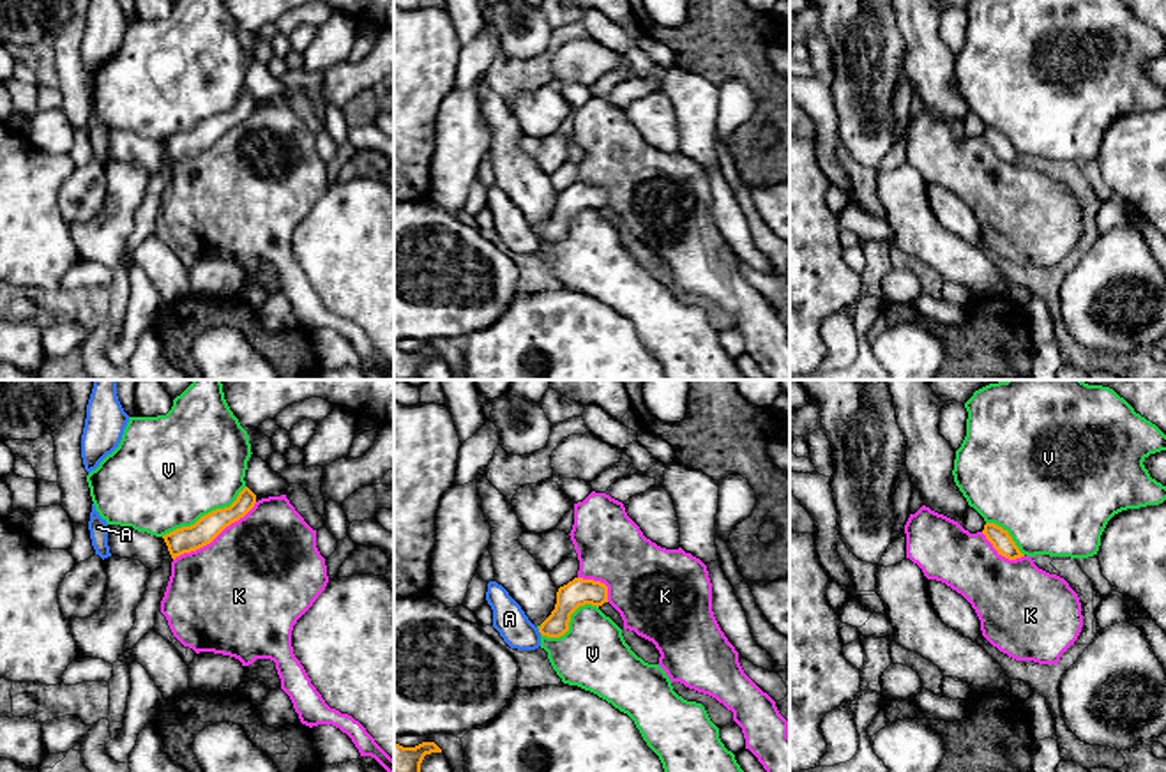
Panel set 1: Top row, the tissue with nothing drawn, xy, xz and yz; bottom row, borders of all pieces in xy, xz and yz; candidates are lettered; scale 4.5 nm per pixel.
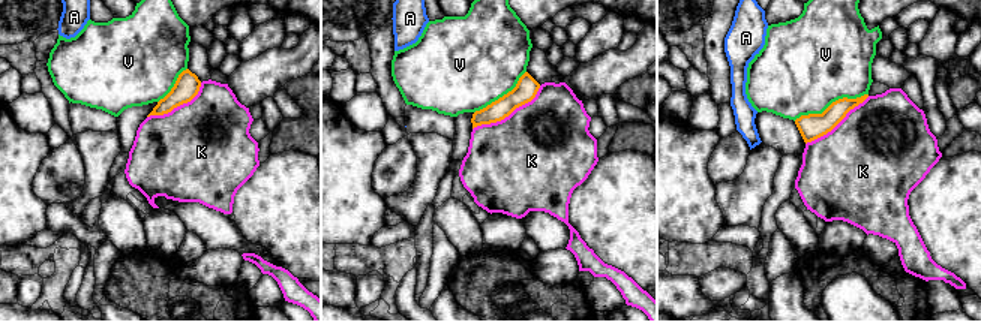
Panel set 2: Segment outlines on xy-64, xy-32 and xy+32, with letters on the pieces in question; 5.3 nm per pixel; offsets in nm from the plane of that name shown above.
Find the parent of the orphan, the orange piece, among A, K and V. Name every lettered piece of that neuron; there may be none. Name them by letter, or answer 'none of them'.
none of them

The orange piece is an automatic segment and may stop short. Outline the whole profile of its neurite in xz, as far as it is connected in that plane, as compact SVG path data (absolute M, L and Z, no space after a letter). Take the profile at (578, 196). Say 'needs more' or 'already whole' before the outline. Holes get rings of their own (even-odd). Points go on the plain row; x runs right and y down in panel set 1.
needs more; M576 155L549 175L551 185L558 196L555 214L539 231L542 240L564 240L569 235L571 219L579 210L592 208L599 212L608 207L608 191L601 185L579 182L578 175L579 164Z

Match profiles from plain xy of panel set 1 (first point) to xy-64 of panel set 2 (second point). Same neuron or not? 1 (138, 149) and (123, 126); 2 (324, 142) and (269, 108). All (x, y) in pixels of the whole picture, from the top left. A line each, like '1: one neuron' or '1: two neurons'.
1: two neurons
2: two neurons

